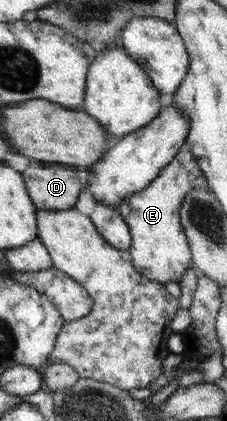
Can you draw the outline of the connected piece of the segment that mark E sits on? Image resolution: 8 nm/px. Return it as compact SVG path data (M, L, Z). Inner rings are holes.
M184 144L178 156L162 169L149 187L127 197L117 206L133 233L133 243L128 252L134 265L147 279L163 284L179 282L183 273L193 266L193 254L182 226L181 213L183 200L195 188L210 191L205 173L199 169L193 151Z

